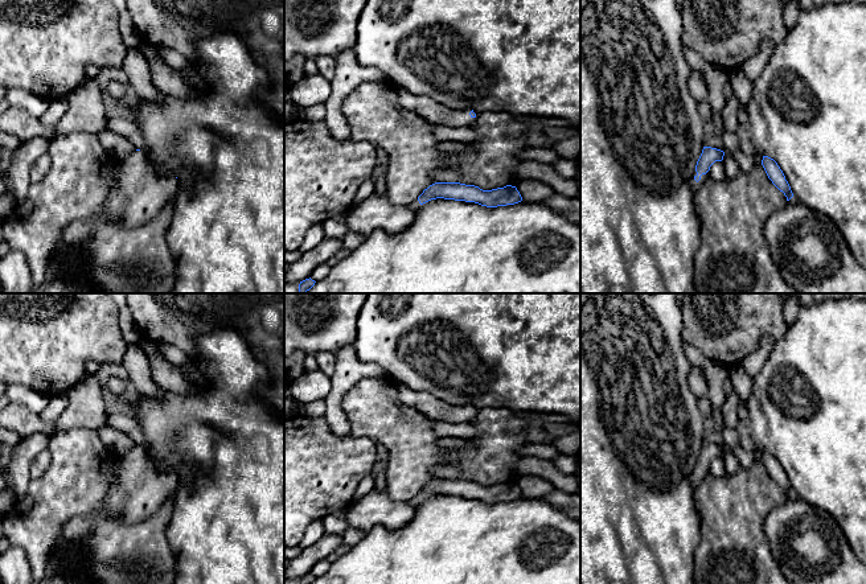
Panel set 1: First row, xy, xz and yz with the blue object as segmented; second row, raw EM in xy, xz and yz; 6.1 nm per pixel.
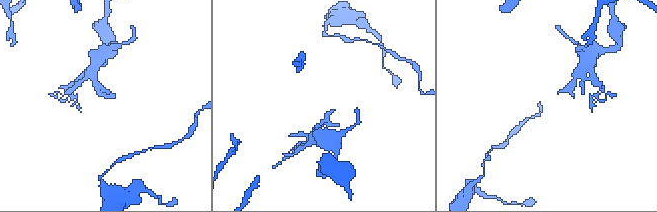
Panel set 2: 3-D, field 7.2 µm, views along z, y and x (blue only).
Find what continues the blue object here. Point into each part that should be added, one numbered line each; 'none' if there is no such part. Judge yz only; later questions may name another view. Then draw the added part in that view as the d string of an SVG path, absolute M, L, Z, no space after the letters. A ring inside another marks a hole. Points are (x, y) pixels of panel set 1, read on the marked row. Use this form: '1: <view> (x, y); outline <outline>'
1: yz (694, 186); outline M694 172L694 176L690 180L690 190L694 194L699 190L699 186L705 182L705 180L710 177L710 172L707 172L706 174L702 174L698 182L694 180L695 176L697 176L697 172Z

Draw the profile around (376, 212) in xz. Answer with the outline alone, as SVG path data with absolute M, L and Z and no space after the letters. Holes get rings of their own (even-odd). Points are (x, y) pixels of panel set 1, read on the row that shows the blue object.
M370 194L358 203L353 203L346 213L348 229L368 237L374 230L383 230L395 235L407 230L415 222L416 210L410 205L394 205L386 194Z

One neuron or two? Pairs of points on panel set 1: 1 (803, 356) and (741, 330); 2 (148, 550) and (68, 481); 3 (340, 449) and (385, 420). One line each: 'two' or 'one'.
1: two
2: one
3: two

